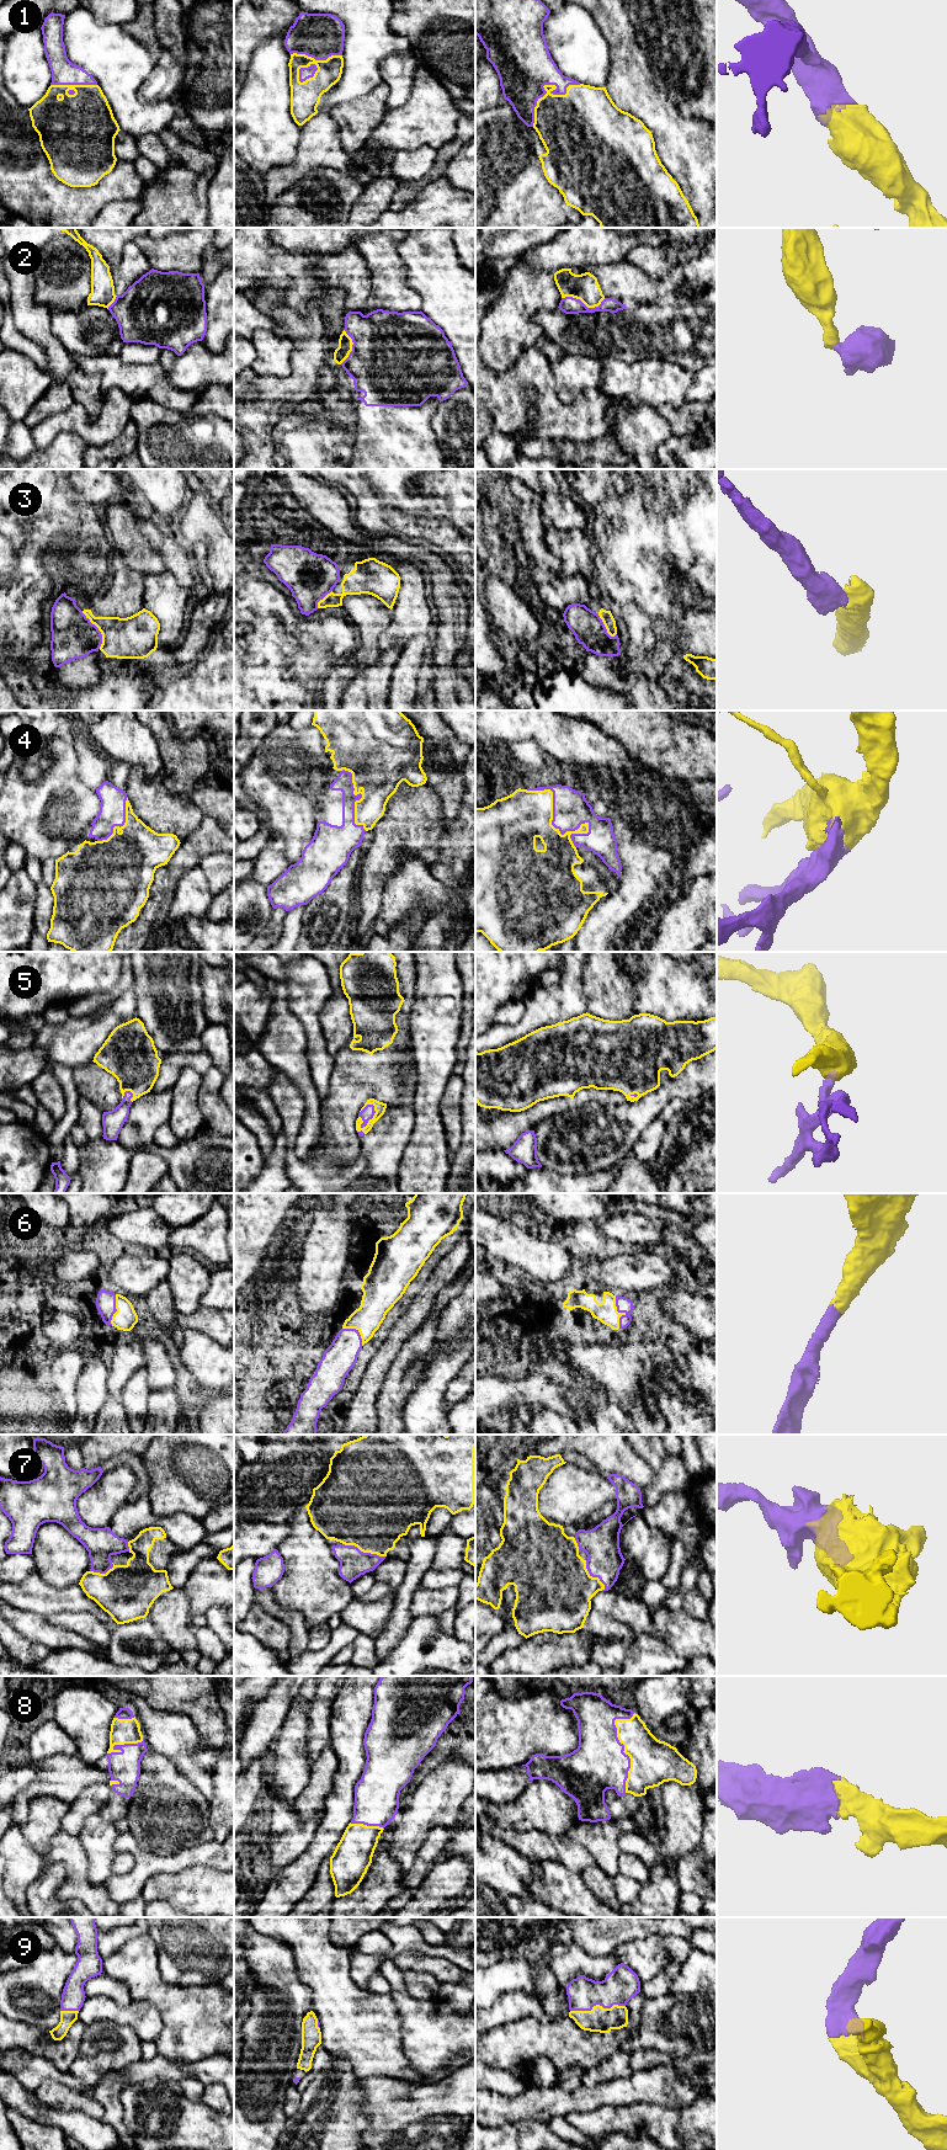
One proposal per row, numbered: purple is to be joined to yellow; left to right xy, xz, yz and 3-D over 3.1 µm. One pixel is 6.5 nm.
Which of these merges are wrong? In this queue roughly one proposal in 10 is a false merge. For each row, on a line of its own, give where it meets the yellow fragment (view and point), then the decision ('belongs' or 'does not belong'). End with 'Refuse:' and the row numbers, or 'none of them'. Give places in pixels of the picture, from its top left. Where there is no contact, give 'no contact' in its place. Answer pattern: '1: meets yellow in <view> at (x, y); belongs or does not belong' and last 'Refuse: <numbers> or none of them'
1: meets yellow in yz at (548, 85); belongs
2: meets yellow in yz at (584, 303); belongs
3: meets yellow in xy at (99, 629); does not belong
4: meets yellow in yz at (552, 813); belongs
5: meets yellow in xz at (372, 1118); belongs
6: meets yellow in yz at (620, 1313); belongs
7: meets yellow in xz at (363, 1552); belongs
8: meets yellow in yz at (624, 1746); belongs
9: meets yellow in yz at (597, 2005); belongs
Refuse: 3

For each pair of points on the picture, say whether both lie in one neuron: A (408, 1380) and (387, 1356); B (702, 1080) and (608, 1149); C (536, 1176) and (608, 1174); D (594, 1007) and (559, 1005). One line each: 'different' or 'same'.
A: different
B: same
C: same
D: different

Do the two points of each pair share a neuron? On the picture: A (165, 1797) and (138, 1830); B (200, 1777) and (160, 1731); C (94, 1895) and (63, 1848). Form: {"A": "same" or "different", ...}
{"A": "same", "B": "same", "C": "same"}

